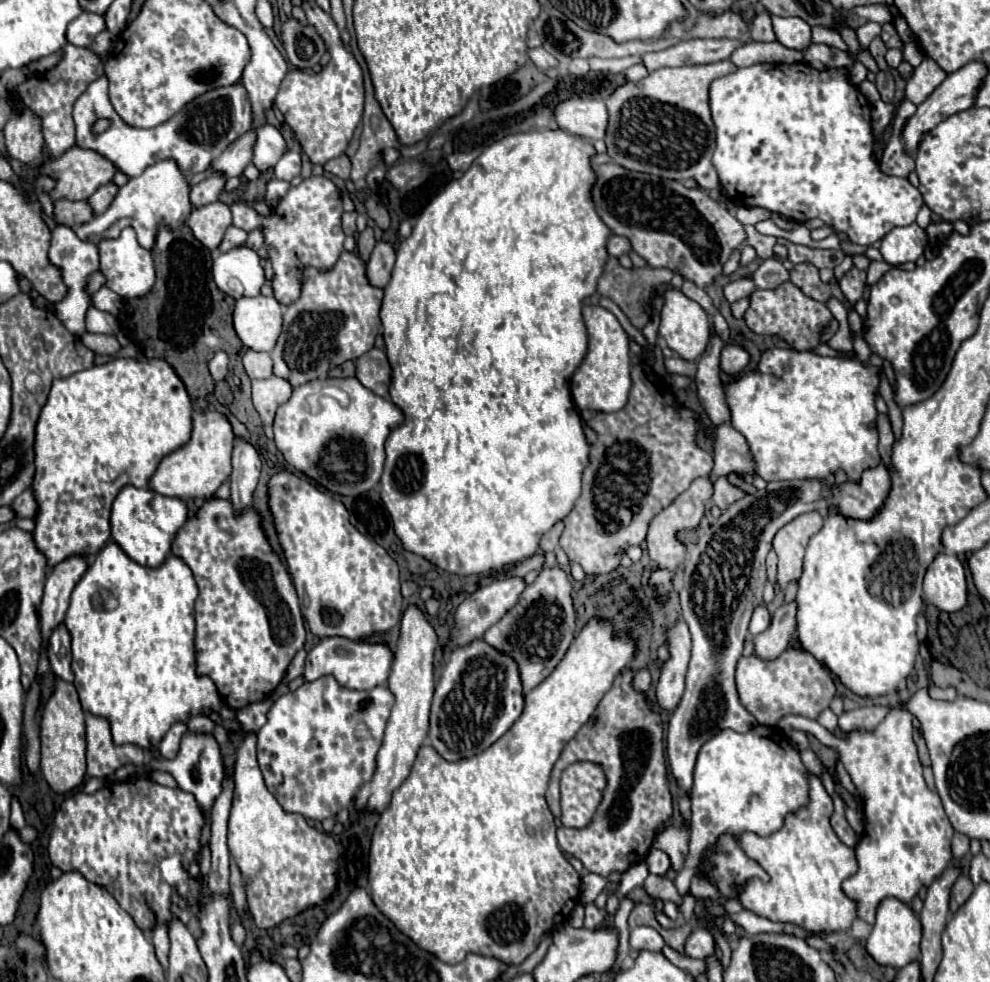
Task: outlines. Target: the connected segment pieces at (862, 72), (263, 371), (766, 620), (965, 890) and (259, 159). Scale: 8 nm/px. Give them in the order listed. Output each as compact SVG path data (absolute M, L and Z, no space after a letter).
M855 61L853 65L851 65L851 69L849 69L849 77L851 77L851 81L853 81L853 85L861 85L865 79L867 79L867 67L863 65L863 63L859 63L859 61Z
M245 351L243 367L251 379L267 379L273 375L273 361L271 361L269 353Z
M759 605L759 607L755 609L755 613L753 613L751 623L749 623L749 633L751 633L751 635L763 633L763 631L769 627L769 623L771 623L769 611L765 609L765 605Z
M961 875L961 877L955 881L953 889L951 889L951 913L955 913L955 911L969 899L971 893L973 893L973 883L971 883L971 879L969 879L967 875Z
M269 123L259 125L255 129L255 133L257 133L257 139L253 145L253 165L259 171L267 171L287 151L287 143L285 143L283 135L279 133L279 129Z

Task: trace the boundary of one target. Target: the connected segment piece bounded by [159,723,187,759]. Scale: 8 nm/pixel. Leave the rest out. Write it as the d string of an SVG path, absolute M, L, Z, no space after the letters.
M175 723L175 725L165 733L165 737L163 737L161 743L159 743L159 753L161 753L161 757L173 759L173 757L177 755L177 751L179 751L179 741L181 741L183 731L187 731L187 727L185 727L183 723Z

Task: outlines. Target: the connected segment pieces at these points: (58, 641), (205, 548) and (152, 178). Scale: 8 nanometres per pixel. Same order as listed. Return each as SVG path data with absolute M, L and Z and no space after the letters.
M59 625L51 639L49 639L49 647L47 647L47 655L51 661L51 669L57 677L61 677L63 681L73 683L73 671L71 671L71 637L65 625Z
M213 499L179 529L171 553L181 557L191 567L199 587L199 597L195 601L197 673L211 677L225 705L235 711L249 703L267 699L283 681L295 653L305 645L305 623L295 587L287 575L287 569L267 543L259 527L259 515L249 509L237 517L229 501Z
M167 159L147 167L139 177L133 177L127 181L127 185L119 187L117 197L113 199L109 209L93 217L93 221L79 225L75 233L79 239L97 245L105 237L119 237L121 229L129 225L135 229L139 245L143 249L151 249L153 241L157 239L157 229L161 229L161 225L169 225L169 229L177 229L185 223L189 213L191 213L191 203L189 203L187 179L181 175L177 163Z

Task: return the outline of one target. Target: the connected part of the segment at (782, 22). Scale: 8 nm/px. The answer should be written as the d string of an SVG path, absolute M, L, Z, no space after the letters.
M773 17L773 29L777 41L789 49L805 51L811 43L811 27L801 17Z

